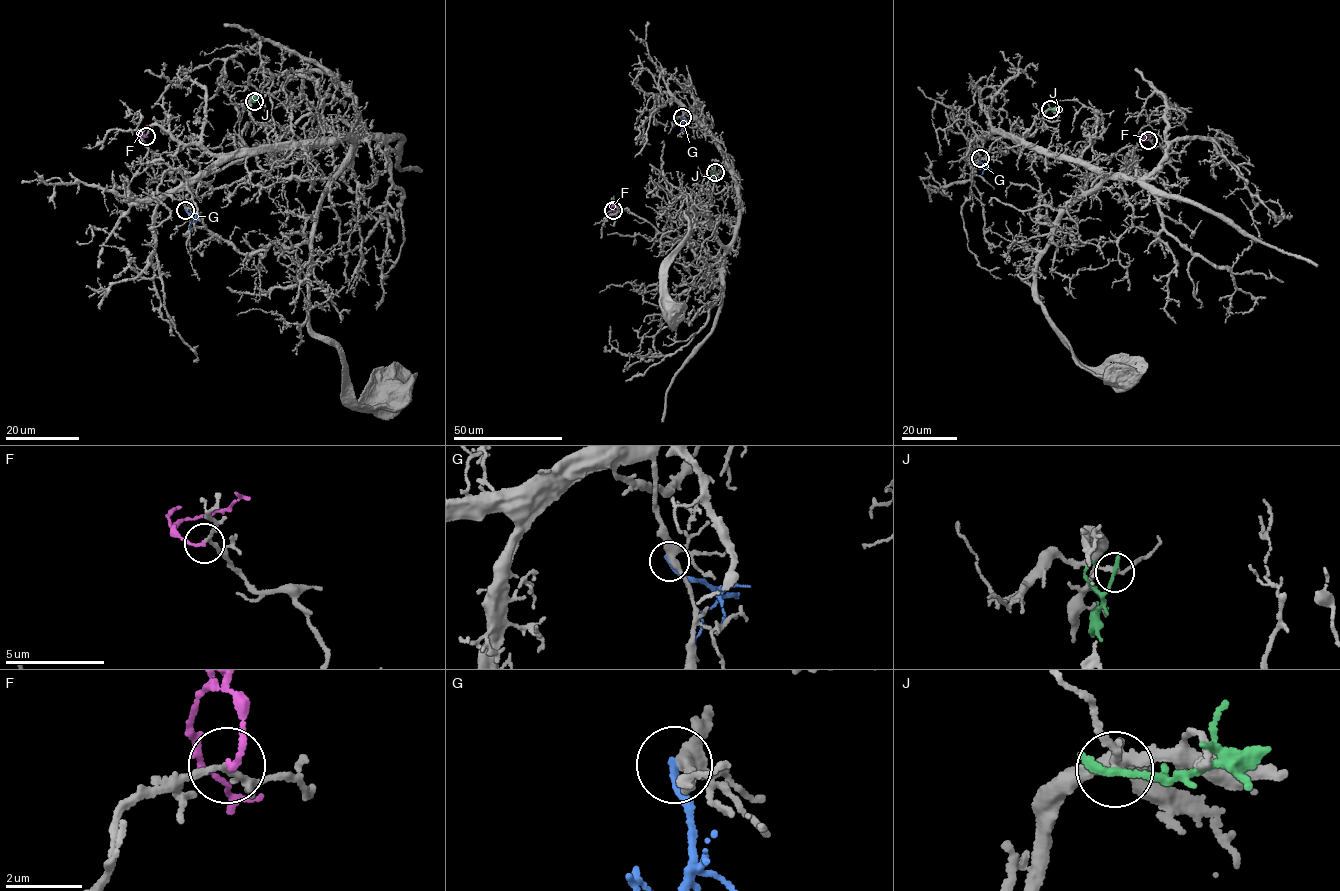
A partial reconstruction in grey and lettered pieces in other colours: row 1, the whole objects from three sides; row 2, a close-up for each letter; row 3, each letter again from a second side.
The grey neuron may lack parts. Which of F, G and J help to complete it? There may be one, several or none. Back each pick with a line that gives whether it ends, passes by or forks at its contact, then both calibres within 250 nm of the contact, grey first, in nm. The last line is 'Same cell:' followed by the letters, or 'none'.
Same cell: none

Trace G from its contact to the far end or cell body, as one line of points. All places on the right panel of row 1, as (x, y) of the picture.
G: (980, 158), (985, 167), (981, 174)

